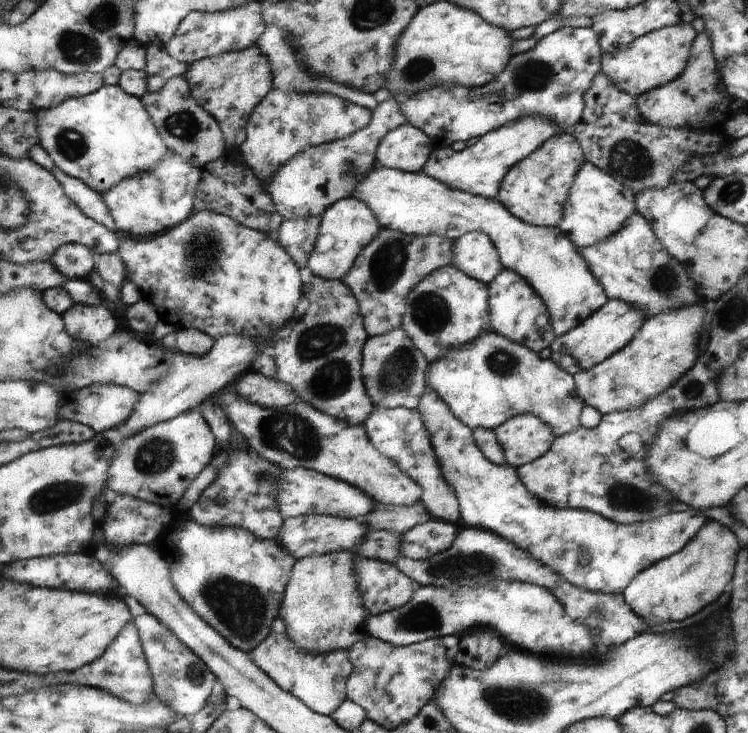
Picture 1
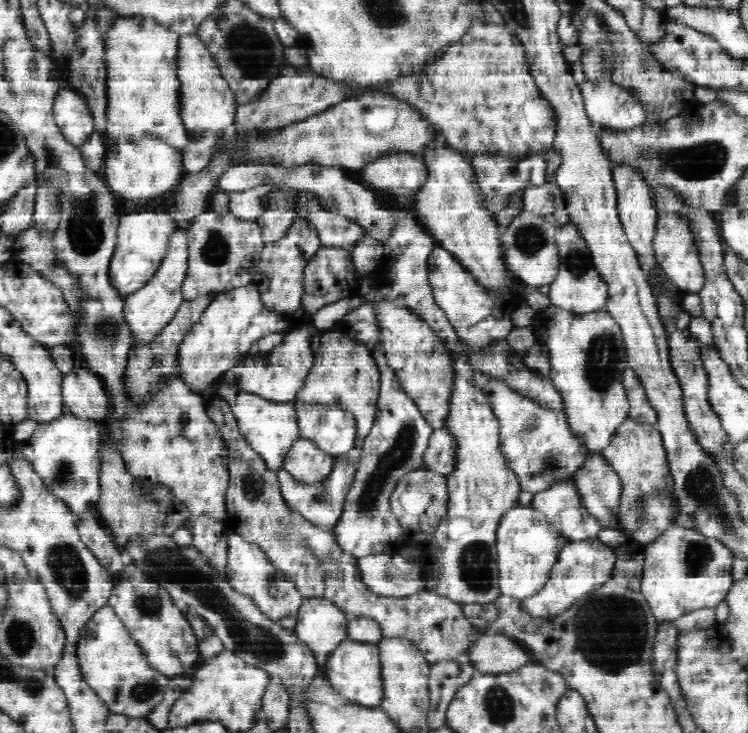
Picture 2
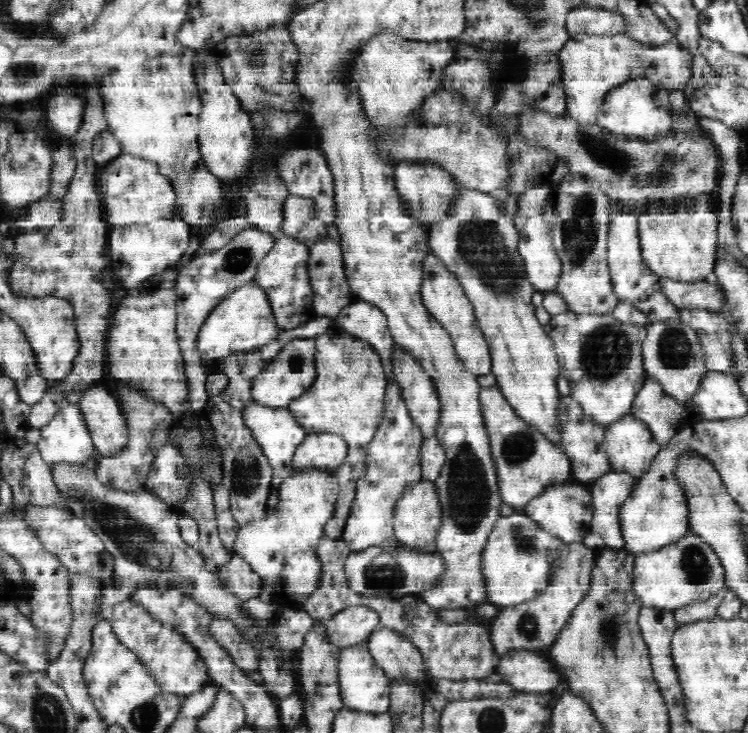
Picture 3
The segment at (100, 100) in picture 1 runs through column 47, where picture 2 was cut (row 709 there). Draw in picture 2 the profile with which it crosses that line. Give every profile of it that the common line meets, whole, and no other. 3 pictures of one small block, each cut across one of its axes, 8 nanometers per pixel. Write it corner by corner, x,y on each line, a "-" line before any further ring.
110,605
101,606
80,631
77,657
86,682
102,697
111,713
147,716
148,711
151,711
153,706
161,701
161,694
165,689
167,676
154,666
150,666
144,651
131,637
128,627
124,626
119,614
116,614
116,611

